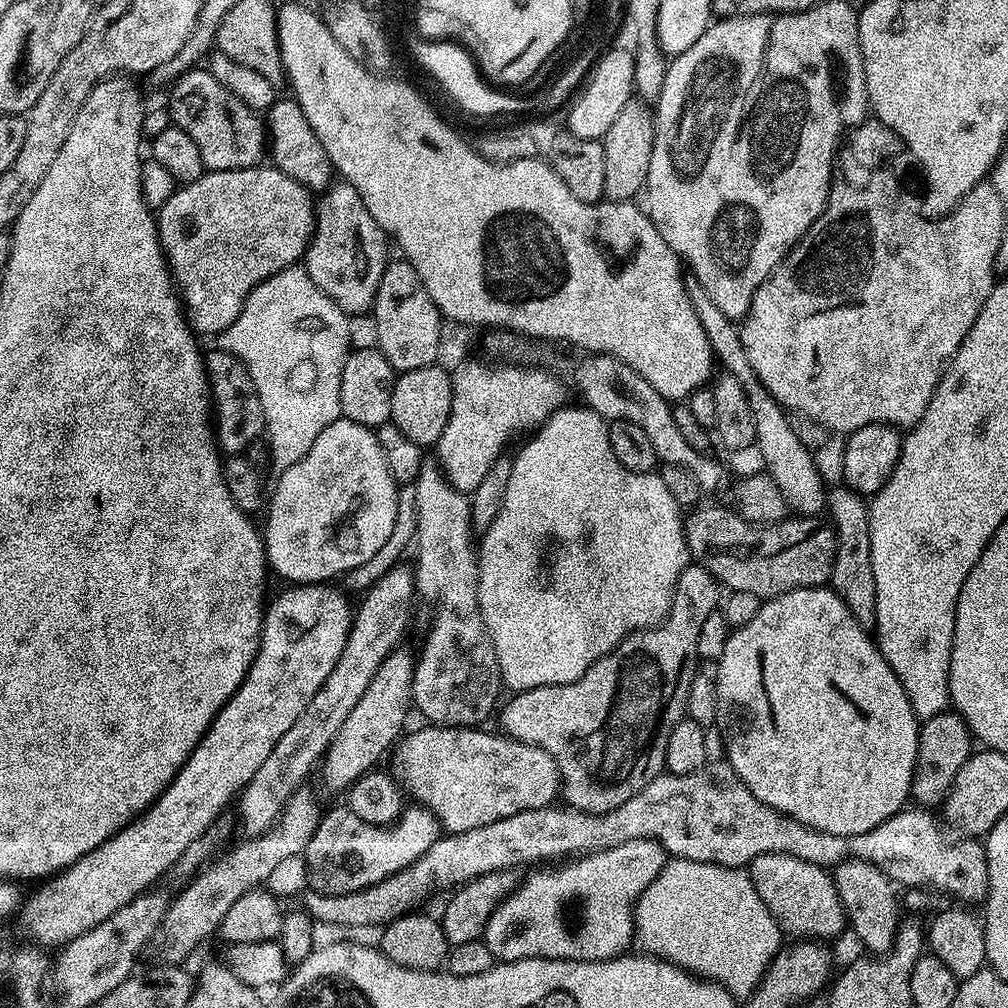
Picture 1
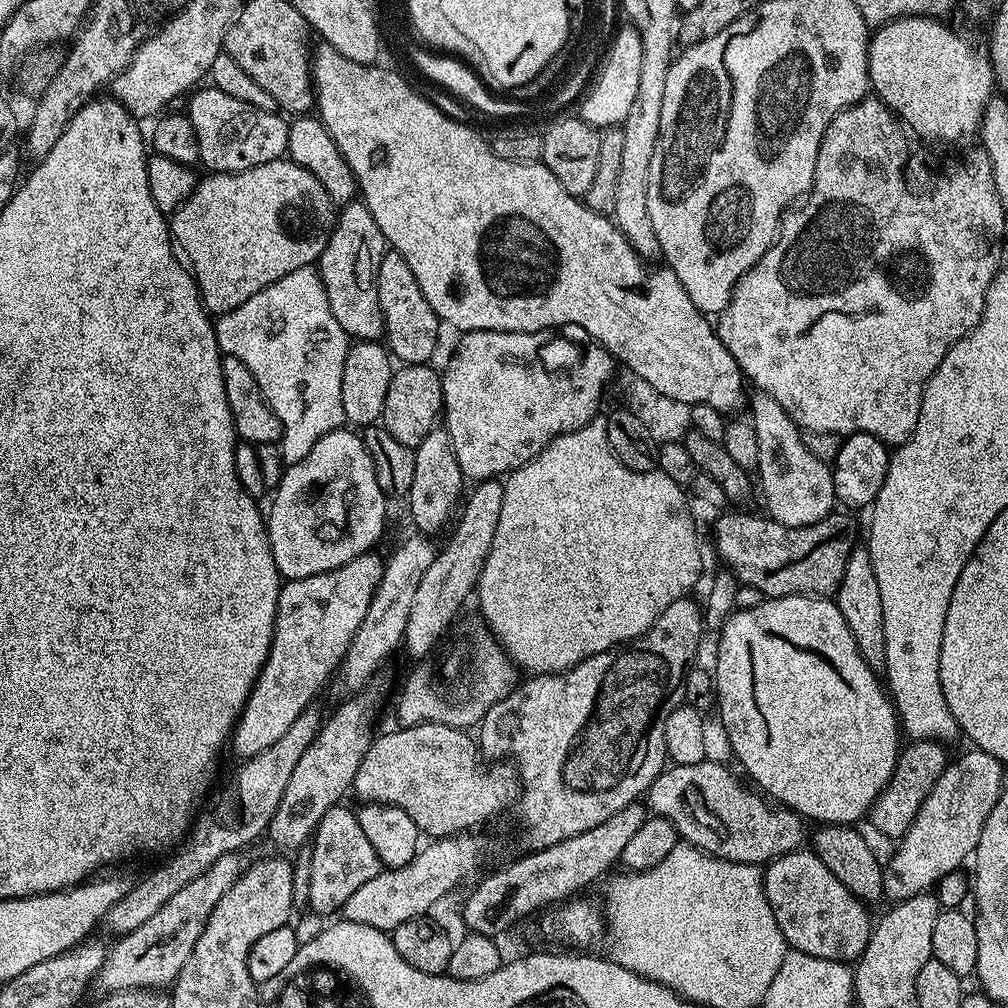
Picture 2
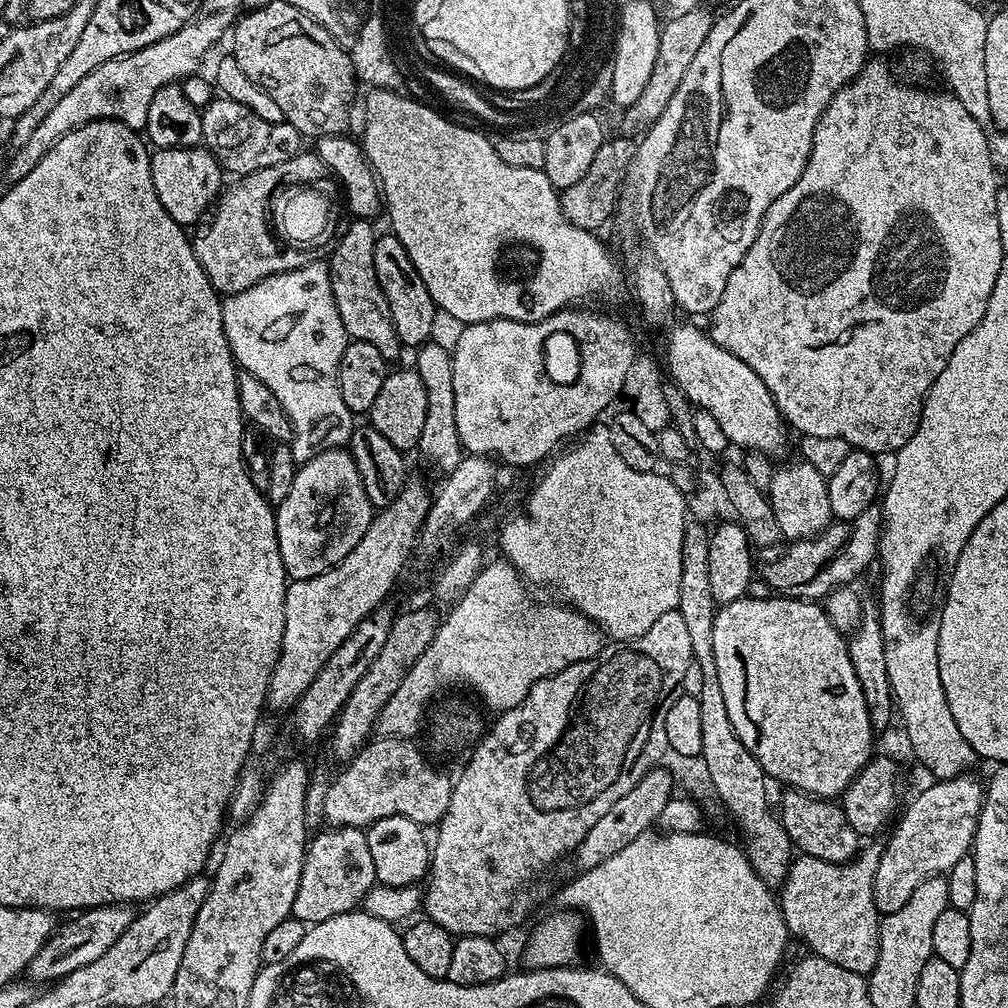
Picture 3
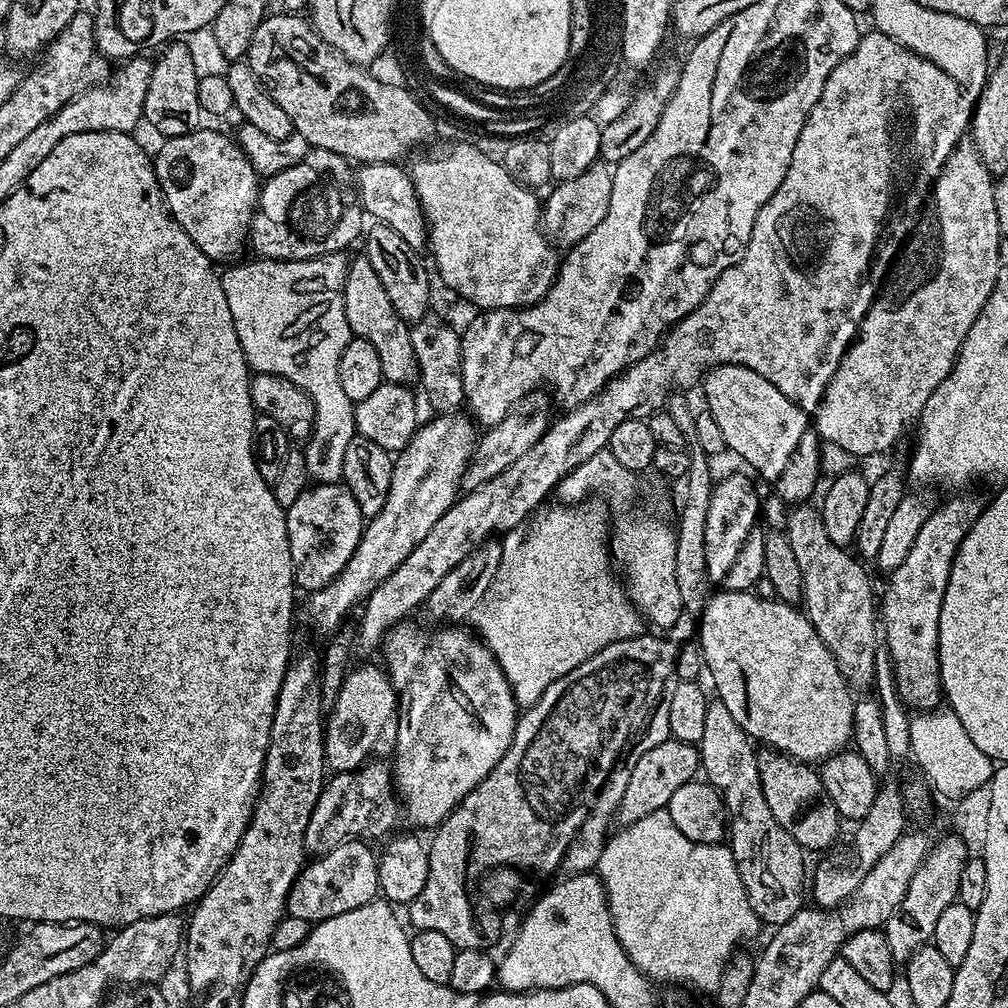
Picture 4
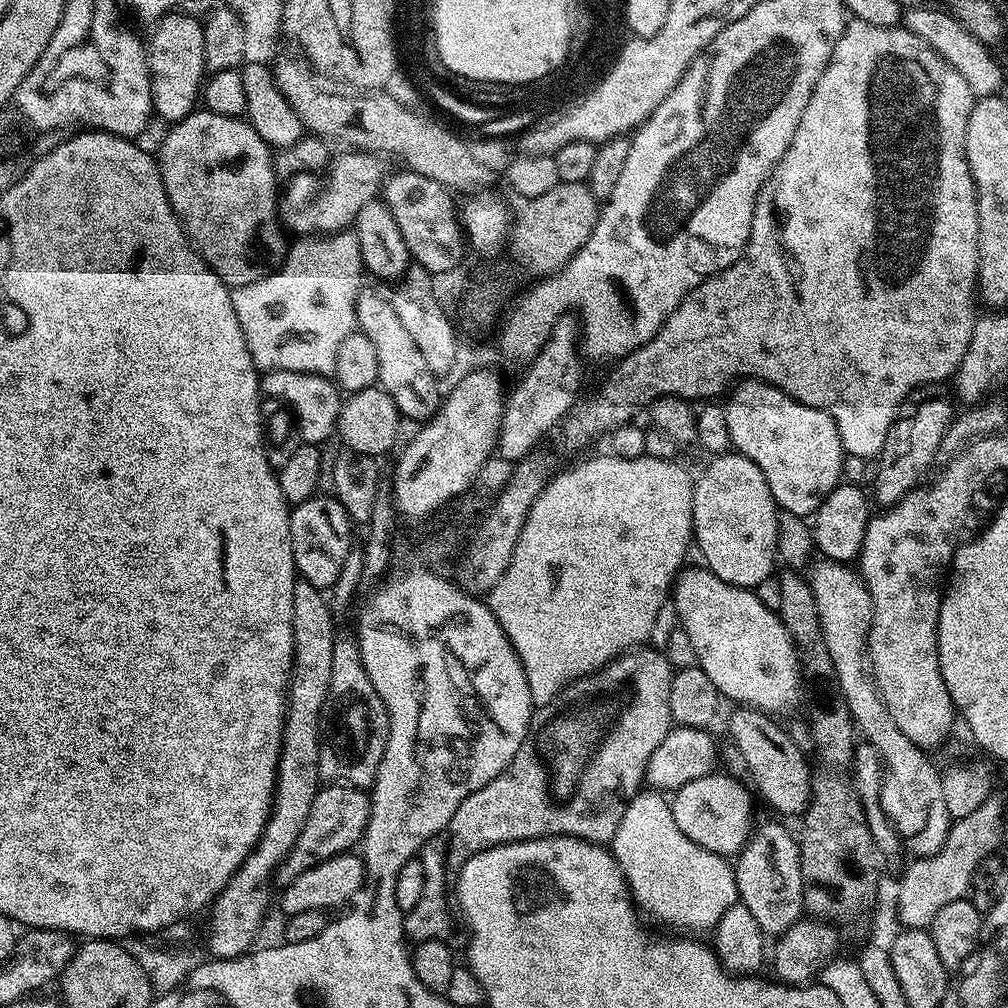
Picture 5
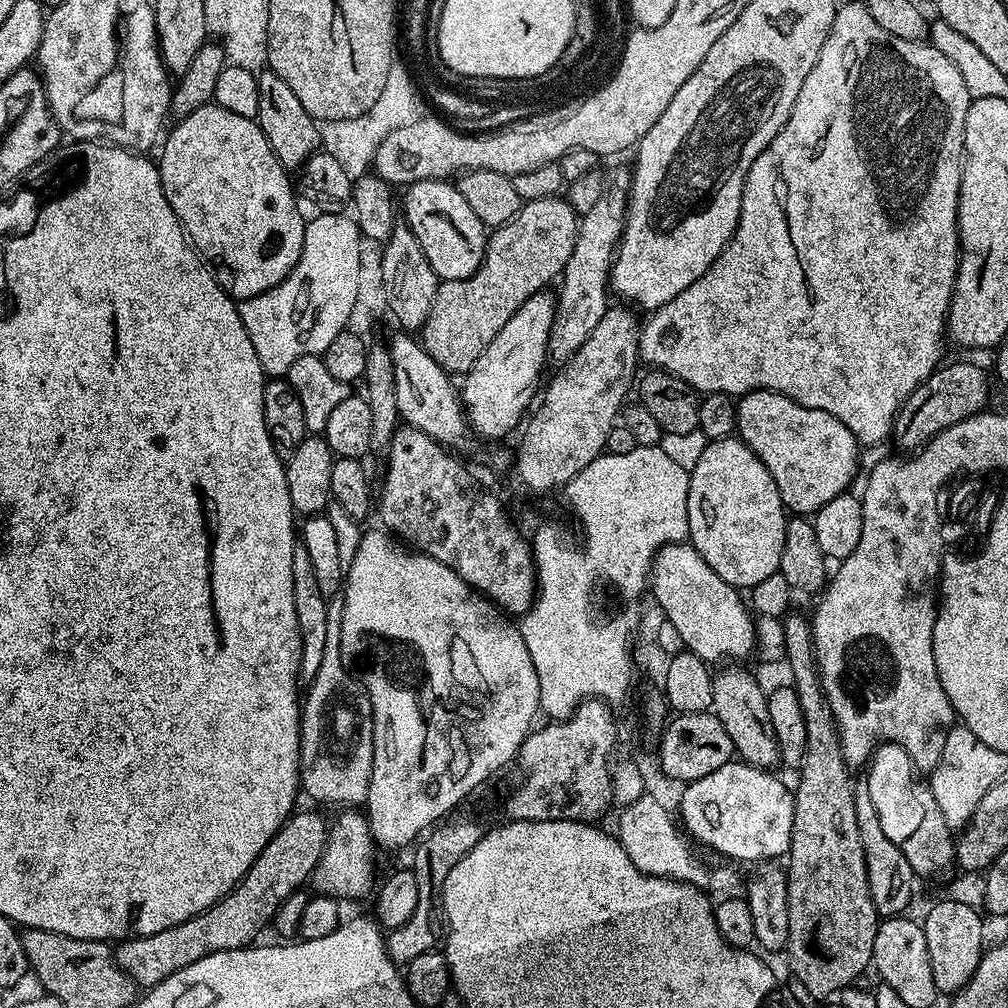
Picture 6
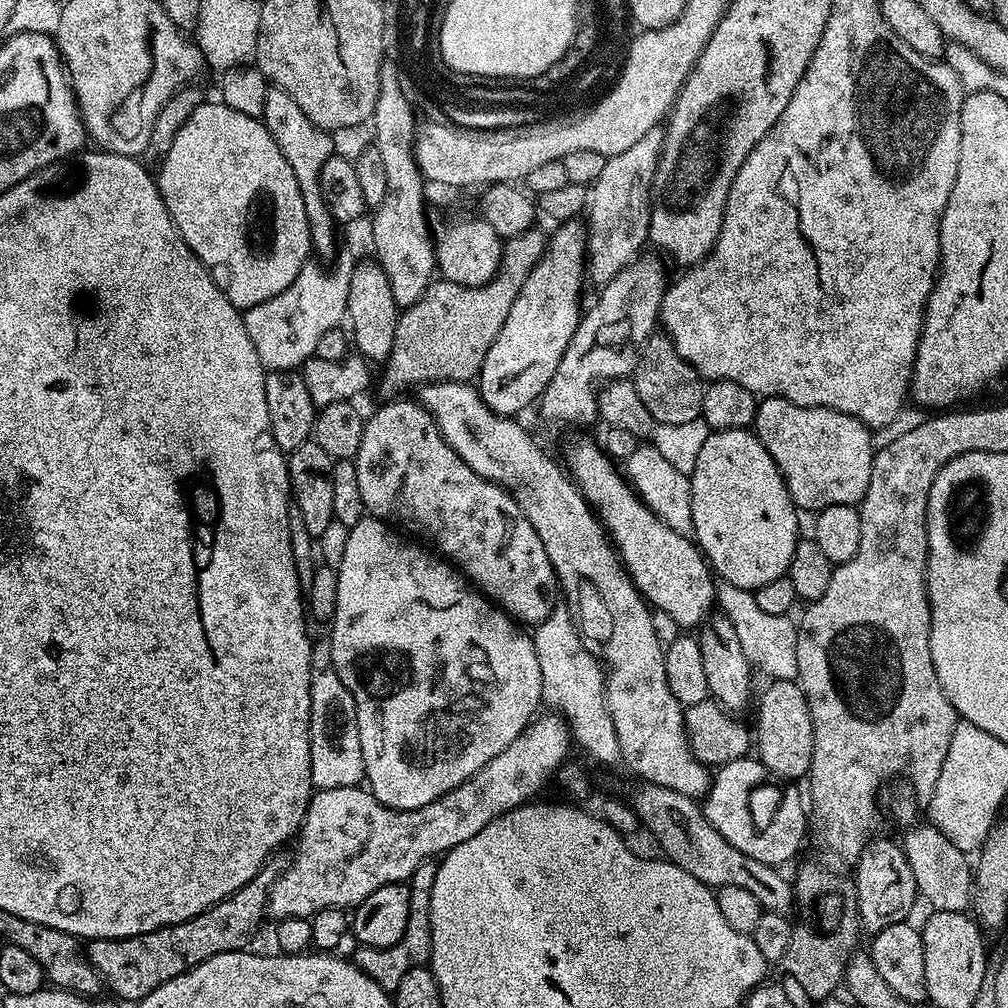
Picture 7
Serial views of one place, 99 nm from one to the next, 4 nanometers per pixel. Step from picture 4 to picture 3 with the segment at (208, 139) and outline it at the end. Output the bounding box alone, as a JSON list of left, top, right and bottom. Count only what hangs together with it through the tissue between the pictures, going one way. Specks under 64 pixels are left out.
[151,146,226,225]

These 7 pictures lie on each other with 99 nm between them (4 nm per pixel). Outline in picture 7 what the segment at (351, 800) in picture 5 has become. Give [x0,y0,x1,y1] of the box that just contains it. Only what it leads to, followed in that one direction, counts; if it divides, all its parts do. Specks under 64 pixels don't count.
[86,858,286,1002]

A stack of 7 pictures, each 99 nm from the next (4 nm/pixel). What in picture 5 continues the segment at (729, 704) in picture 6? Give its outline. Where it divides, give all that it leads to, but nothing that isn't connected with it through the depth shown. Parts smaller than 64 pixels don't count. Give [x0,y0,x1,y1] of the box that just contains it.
[728,706,813,817]

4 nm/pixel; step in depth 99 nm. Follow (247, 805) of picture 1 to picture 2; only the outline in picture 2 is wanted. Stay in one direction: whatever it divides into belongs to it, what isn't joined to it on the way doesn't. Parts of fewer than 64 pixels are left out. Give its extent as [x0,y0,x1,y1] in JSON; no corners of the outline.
[339,534,438,693]

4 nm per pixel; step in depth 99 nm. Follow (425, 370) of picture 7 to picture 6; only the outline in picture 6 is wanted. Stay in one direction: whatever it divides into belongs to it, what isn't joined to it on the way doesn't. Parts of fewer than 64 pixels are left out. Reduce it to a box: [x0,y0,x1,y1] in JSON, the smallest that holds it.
[422,196,580,374]

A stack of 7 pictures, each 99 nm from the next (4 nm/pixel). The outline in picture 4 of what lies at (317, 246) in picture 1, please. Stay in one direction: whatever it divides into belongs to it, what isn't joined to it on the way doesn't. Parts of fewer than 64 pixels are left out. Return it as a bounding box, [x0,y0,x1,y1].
[344,254,420,386]

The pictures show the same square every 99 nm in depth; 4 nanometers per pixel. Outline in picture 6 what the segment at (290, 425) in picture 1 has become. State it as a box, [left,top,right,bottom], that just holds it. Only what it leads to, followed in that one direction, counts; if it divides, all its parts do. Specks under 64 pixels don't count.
[238,212,362,378]

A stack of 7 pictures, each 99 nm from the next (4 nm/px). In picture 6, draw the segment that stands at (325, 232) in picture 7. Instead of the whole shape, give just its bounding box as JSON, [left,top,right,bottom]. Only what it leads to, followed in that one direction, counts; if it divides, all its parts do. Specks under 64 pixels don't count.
[255,70,321,170]

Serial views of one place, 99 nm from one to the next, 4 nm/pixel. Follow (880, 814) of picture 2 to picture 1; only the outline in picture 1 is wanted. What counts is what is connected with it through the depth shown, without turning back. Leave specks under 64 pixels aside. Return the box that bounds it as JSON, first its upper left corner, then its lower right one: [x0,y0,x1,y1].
[911,710,974,806]

